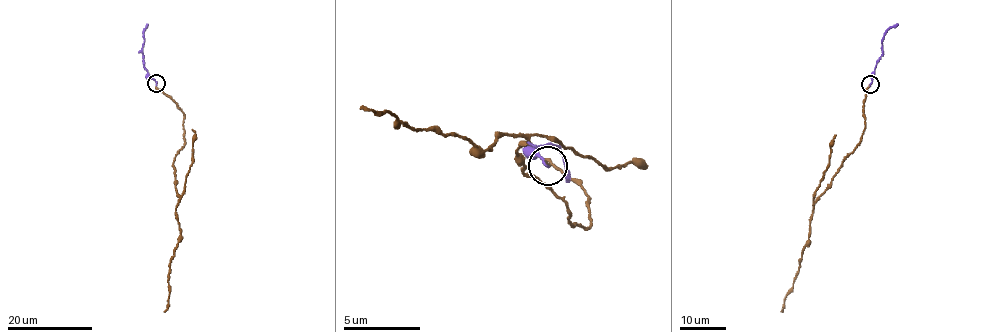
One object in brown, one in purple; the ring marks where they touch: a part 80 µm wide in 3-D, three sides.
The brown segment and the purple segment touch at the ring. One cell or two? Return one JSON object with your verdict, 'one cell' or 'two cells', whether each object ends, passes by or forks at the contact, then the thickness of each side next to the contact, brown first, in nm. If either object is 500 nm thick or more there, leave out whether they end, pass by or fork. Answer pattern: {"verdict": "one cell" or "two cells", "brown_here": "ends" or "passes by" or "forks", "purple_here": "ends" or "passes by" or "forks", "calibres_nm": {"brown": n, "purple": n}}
{"verdict": "one cell", "brown_here": "ends", "purple_here": "ends", "calibres_nm": {"brown": 160, "purple": 60}}

